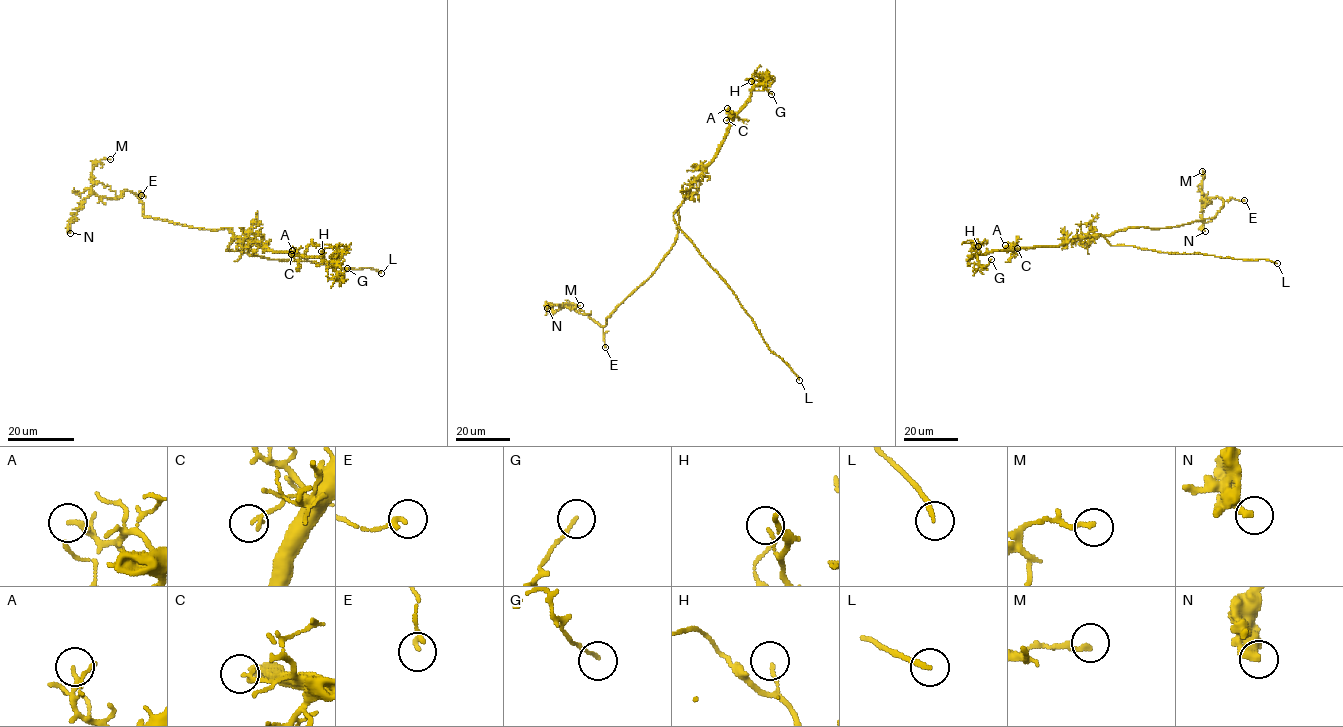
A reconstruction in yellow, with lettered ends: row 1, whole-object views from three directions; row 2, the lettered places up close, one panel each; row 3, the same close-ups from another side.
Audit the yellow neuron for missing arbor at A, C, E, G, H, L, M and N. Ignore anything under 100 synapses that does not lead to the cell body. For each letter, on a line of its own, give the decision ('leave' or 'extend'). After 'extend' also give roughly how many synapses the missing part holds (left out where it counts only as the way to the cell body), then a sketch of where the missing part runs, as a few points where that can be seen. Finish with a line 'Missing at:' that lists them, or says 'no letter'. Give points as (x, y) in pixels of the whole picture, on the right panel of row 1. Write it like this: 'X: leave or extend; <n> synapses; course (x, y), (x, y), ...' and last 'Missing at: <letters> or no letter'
A: leave
C: leave
E: leave
G: leave
H: leave
L: extend
M: leave
N: leave
Missing at: L

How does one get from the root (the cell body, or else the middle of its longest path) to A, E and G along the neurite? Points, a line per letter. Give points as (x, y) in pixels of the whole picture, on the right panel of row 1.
A: (1115, 232), (1066, 239), (1058, 246), (1013, 248), (1005, 245)
E: (1115, 232), (1136, 227), (1170, 228), (1212, 219), (1225, 201), (1231, 198), (1244, 200)
G: (1115, 232), (1066, 239), (1058, 246), (995, 250), (977, 256), (982, 267), (991, 259)

